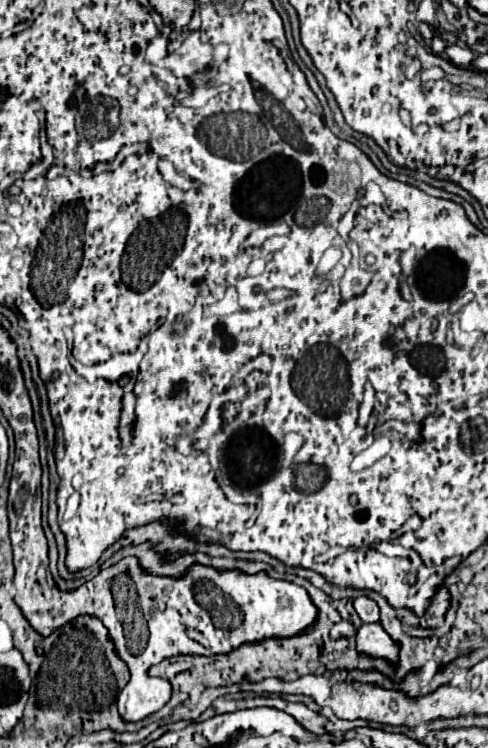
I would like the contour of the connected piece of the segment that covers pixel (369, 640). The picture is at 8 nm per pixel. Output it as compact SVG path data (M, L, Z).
M377 623L363 624L355 636L359 653L367 653L371 657L383 657L389 661L397 661L397 643L383 631Z

